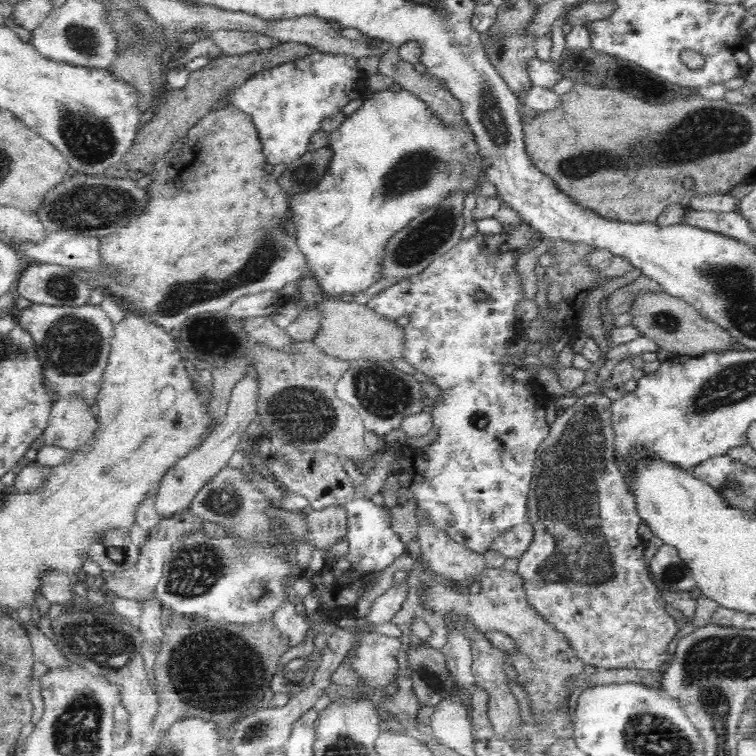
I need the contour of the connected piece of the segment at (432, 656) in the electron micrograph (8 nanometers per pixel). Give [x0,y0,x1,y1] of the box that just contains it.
[408,638,460,707]

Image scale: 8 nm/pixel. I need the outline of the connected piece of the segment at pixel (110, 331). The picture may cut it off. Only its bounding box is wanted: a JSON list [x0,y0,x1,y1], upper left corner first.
[20,304,115,406]

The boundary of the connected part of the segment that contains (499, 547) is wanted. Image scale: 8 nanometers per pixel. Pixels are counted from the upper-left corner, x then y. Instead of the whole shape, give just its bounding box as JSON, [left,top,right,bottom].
[490,523,534,558]

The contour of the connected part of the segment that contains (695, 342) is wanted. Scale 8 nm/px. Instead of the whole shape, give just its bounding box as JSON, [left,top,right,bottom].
[629,292,736,356]

